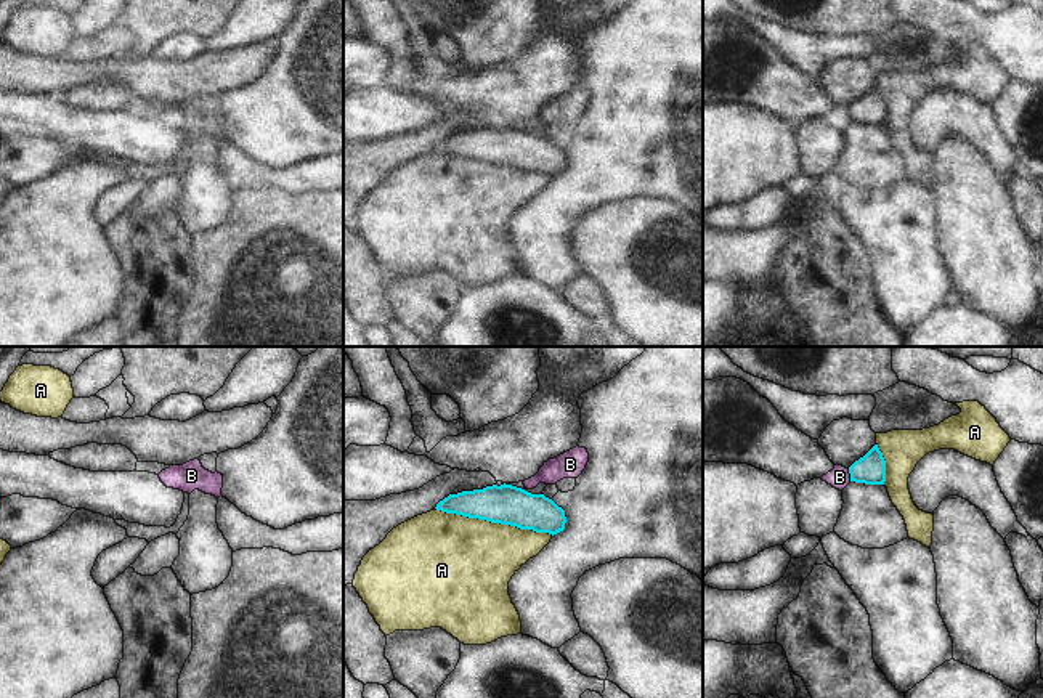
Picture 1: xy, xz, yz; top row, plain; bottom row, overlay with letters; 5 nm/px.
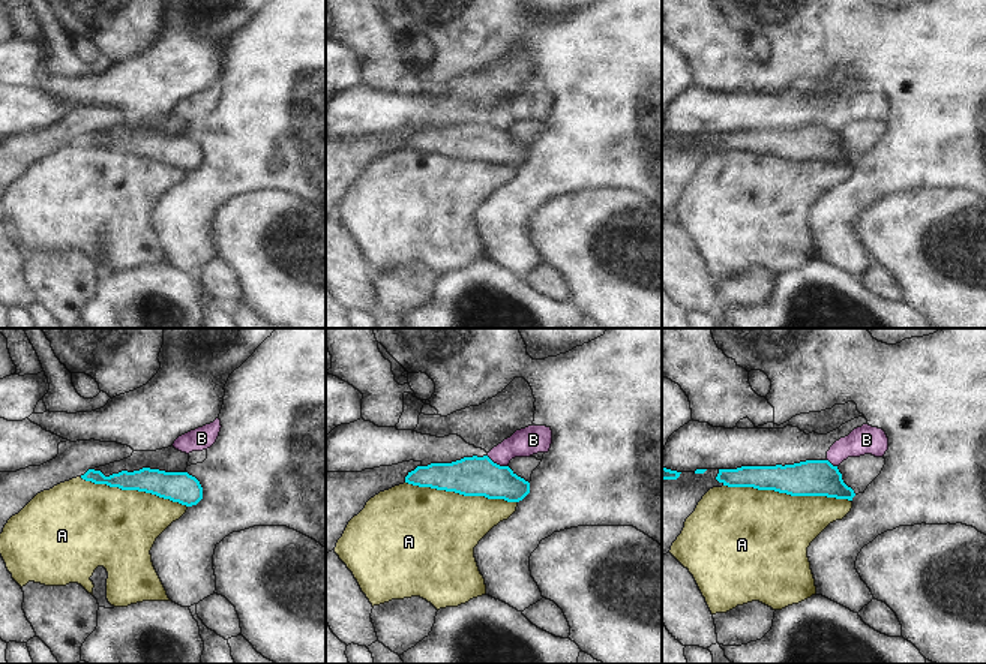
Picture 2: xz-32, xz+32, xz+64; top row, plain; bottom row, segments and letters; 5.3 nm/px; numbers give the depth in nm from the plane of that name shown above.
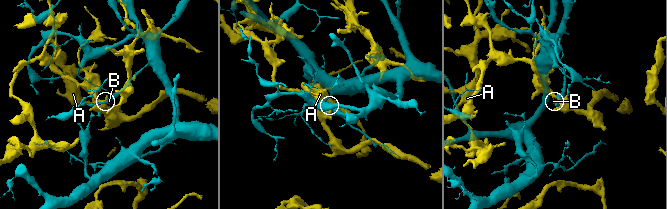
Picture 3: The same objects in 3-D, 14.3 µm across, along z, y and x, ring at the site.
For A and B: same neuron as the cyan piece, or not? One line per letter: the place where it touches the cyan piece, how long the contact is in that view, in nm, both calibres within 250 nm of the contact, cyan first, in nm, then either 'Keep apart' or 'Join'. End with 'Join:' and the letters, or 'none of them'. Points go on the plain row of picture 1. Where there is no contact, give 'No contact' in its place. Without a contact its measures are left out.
A: Touches cyan at xz (495, 162). Shared border 600 nm. Thickness 200 nm (cyan) against 460 nm. Keep apart
B: Touches cyan at yz (851, 116). Shared border 70 nm. Thickness 150 nm (cyan) against 110 nm. Keep apart
Join: none of them.

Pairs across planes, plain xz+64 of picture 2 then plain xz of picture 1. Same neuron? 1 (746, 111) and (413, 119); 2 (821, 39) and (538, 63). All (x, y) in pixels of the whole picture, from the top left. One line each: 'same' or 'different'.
1: same
2: different

